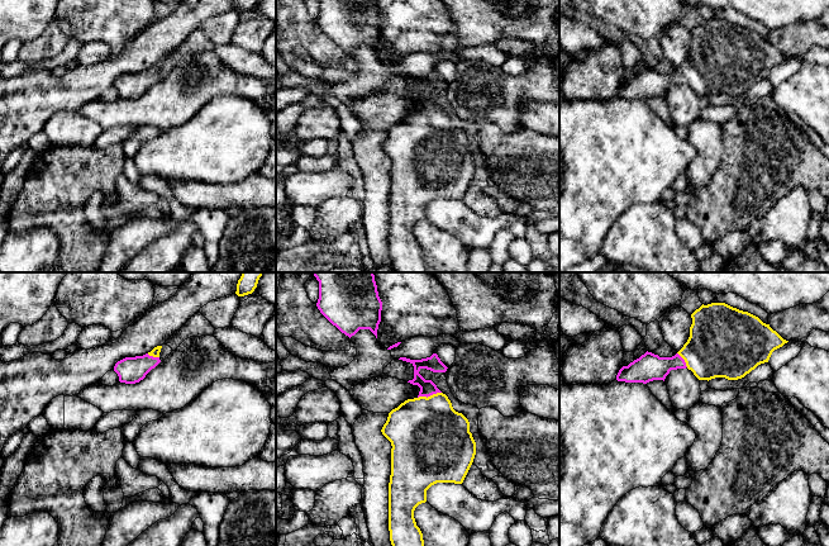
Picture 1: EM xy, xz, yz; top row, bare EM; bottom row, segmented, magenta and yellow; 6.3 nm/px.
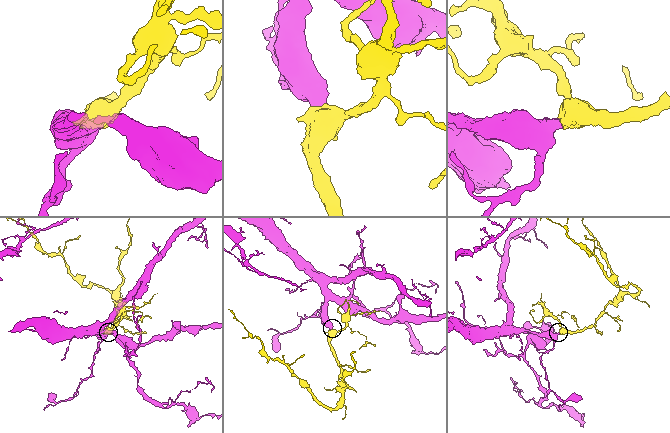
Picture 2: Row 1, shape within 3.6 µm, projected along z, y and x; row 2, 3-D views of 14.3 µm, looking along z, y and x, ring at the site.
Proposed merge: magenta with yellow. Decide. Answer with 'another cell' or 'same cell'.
same cell

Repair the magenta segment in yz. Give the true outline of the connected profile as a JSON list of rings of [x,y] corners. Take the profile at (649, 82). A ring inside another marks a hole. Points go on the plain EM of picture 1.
[[[725,19],[702,20],[691,34],[690,53],[675,72],[659,73],[647,67],[623,82],[616,96],[664,98],[671,86],[686,84],[699,96],[738,96],[768,79],[772,68],[788,58],[758,33]]]

